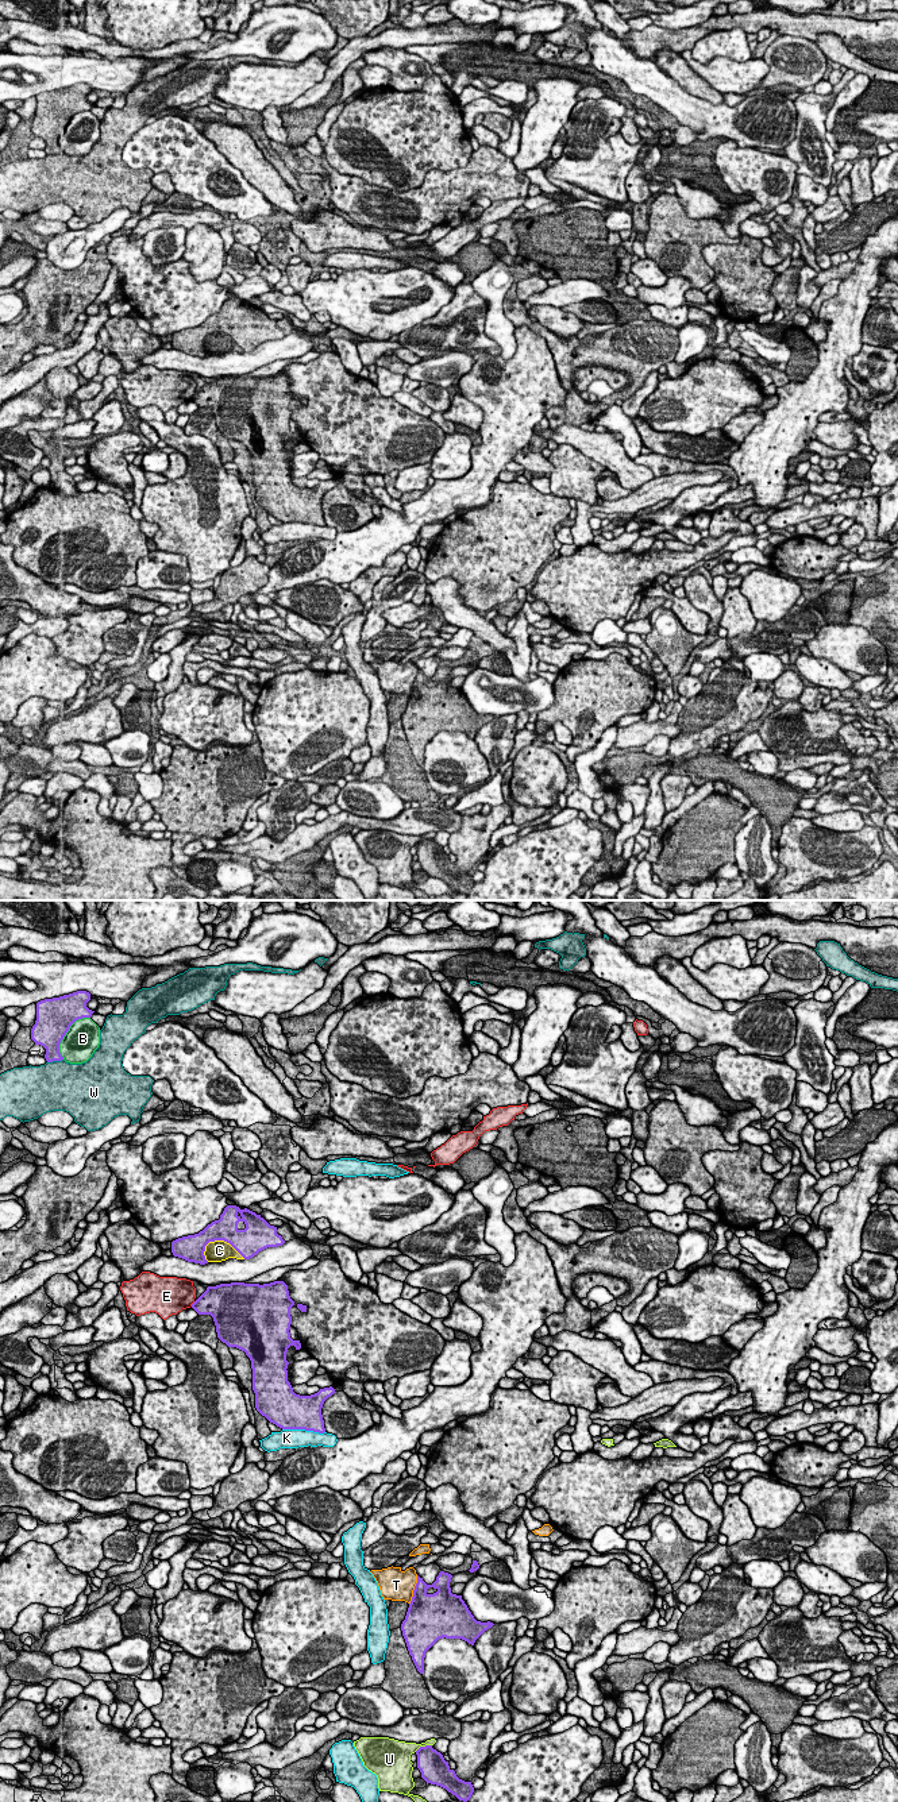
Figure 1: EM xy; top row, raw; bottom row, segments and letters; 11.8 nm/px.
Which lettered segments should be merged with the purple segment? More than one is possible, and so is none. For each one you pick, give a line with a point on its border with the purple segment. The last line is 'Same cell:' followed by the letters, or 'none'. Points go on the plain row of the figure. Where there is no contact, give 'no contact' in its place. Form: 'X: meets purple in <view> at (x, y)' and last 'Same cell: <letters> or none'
Same cell: none

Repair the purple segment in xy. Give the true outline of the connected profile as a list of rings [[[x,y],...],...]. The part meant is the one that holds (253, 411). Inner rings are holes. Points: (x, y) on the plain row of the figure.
[[[274,374],[208,379],[192,401],[199,408],[211,408],[217,431],[250,451],[255,501],[262,509],[282,522],[324,526],[321,501],[335,482],[300,489],[288,474],[288,441],[301,441],[300,433],[293,433],[289,425],[293,398],[288,378]]]

